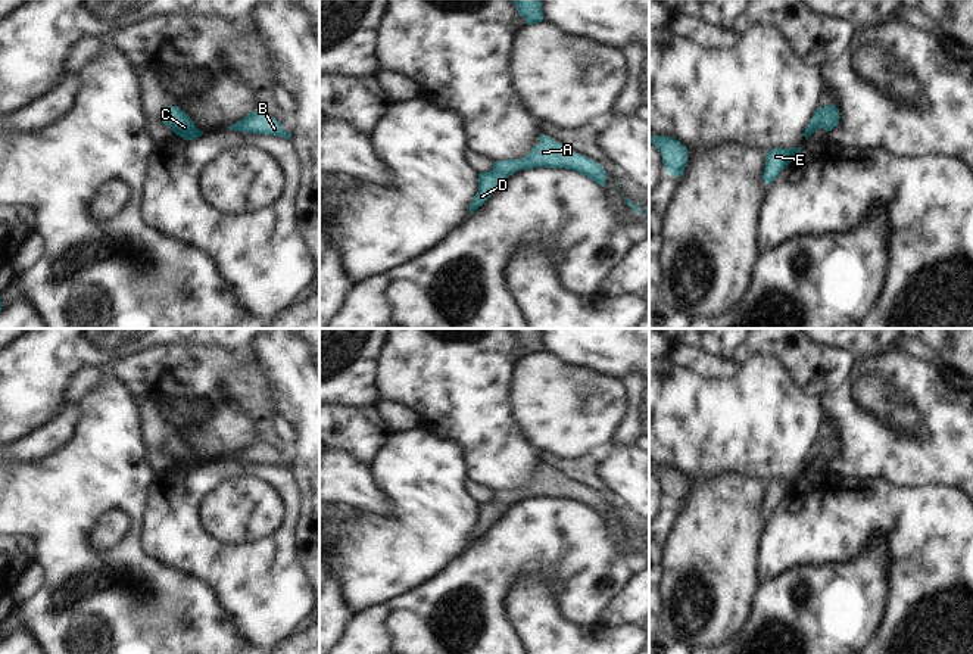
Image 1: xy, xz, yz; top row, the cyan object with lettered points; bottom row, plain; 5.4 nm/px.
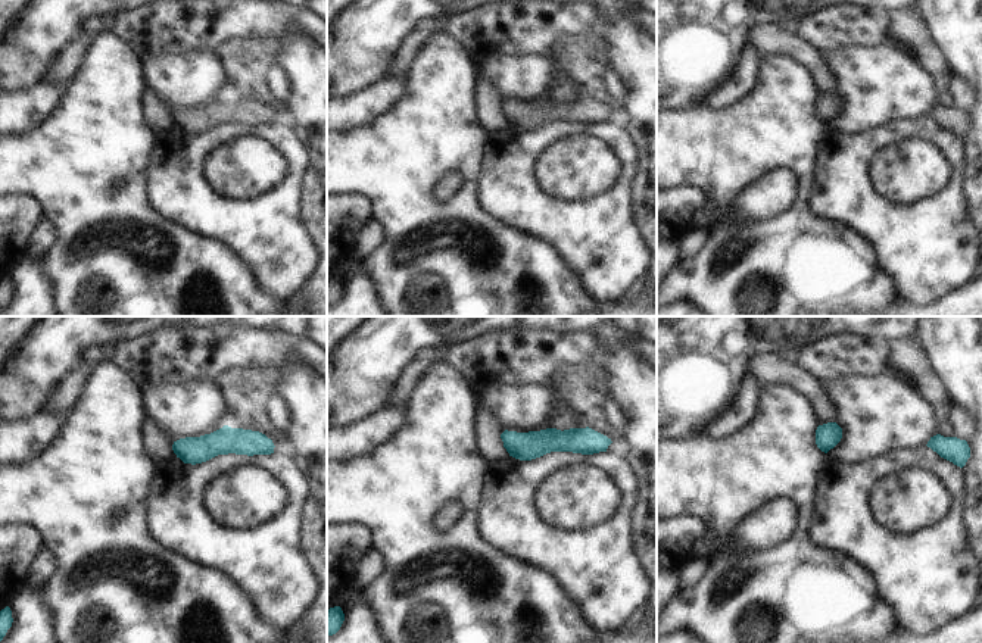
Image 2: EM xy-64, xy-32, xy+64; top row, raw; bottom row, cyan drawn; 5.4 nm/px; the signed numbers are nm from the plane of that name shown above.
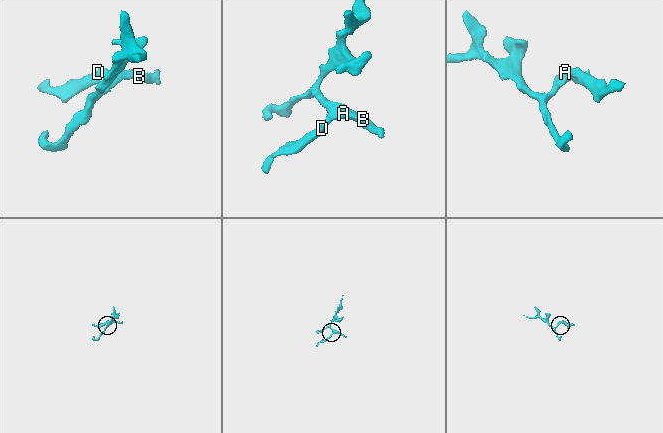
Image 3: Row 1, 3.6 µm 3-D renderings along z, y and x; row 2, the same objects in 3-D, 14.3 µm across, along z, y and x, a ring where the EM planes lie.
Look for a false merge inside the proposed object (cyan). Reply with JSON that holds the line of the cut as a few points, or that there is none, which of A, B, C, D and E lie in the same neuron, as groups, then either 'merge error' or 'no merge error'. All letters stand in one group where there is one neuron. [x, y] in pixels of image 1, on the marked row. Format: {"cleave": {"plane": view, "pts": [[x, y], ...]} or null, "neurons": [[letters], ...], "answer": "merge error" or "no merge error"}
{"cleave": null, "neurons": [["A", "B", "C", "D", "E"]], "answer": "no merge error"}

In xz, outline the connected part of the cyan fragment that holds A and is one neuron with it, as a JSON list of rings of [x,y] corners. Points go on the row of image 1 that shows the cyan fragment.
[[[540,134],[540,141],[526,158],[498,161],[493,164],[492,171],[478,174],[478,191],[470,205],[470,214],[478,209],[509,175],[537,166],[573,169],[596,181],[601,187],[606,183],[606,172],[598,162],[571,152],[553,138]]]

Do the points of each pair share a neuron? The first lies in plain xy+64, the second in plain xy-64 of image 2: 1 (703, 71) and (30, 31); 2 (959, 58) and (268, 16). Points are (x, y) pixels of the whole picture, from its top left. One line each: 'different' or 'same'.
1: same
2: different

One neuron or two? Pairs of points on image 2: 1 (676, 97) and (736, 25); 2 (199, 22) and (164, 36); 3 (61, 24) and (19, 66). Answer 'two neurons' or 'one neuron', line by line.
1: one neuron
2: one neuron
3: one neuron

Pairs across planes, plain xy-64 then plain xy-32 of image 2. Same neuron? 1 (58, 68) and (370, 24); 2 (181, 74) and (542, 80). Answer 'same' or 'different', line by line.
1: different
2: same

